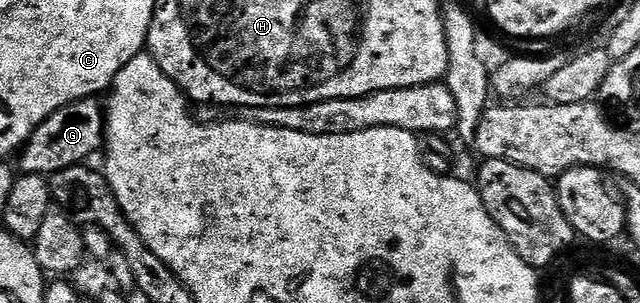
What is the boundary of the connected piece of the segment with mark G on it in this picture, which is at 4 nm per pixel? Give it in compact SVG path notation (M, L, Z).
M84 97L82 101L71 103L59 111L55 111L46 121L26 139L19 150L21 157L21 173L39 175L46 179L59 171L67 171L67 167L84 165L93 152L102 148L105 140L105 111L97 97Z

